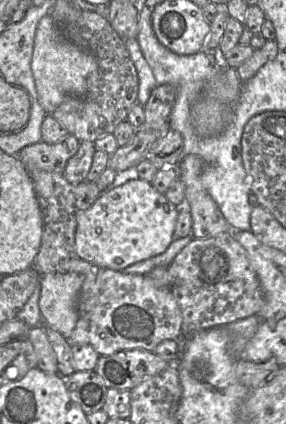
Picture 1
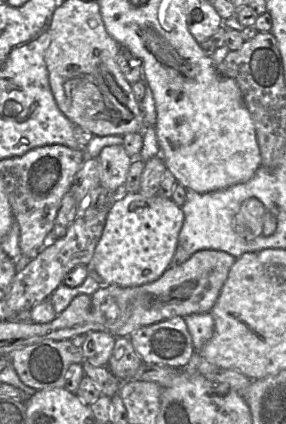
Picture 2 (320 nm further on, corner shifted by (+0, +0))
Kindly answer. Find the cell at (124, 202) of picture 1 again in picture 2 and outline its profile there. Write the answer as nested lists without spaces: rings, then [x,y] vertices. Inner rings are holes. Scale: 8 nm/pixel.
[[[139,192],[120,193],[109,209],[91,267],[100,275],[103,284],[128,288],[154,282],[171,265],[183,222],[182,208],[171,198],[145,197]]]

